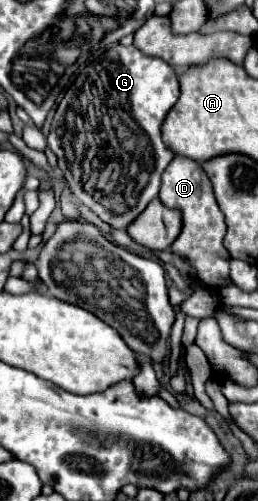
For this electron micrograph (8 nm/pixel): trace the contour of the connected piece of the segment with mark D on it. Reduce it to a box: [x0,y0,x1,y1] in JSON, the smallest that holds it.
[159,156,233,290]

